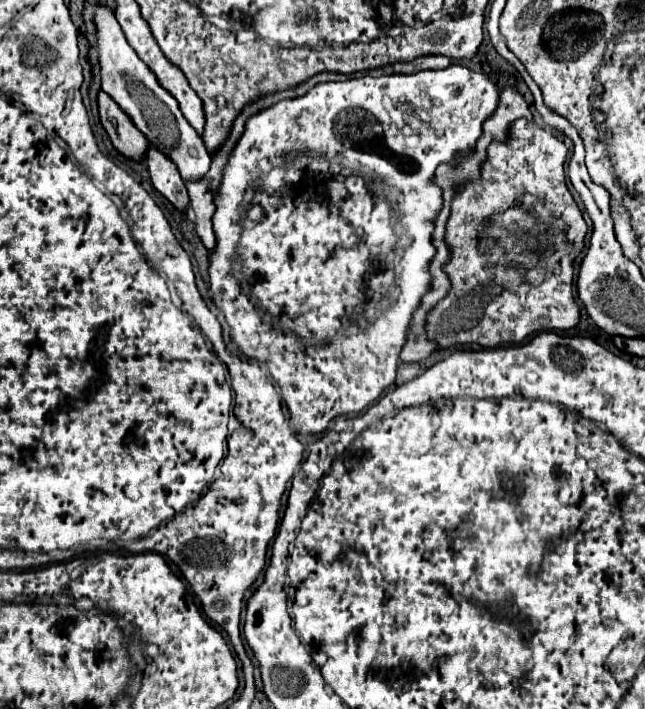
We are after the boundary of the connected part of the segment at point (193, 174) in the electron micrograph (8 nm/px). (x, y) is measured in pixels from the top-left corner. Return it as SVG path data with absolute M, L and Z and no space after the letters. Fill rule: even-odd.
M99 4L95 8L93 22L97 28L97 50L103 92L111 94L111 98L133 120L133 124L147 136L147 140L153 142L159 150L163 150L163 154L167 154L177 164L183 180L203 178L209 170L211 156L201 136L195 134L195 128L183 118L179 102L175 102L175 98L171 98L171 94L167 94L167 90L159 86L159 80L151 74L151 70L147 70L147 64L143 64L135 50L131 50L115 18L115 12L107 4Z

